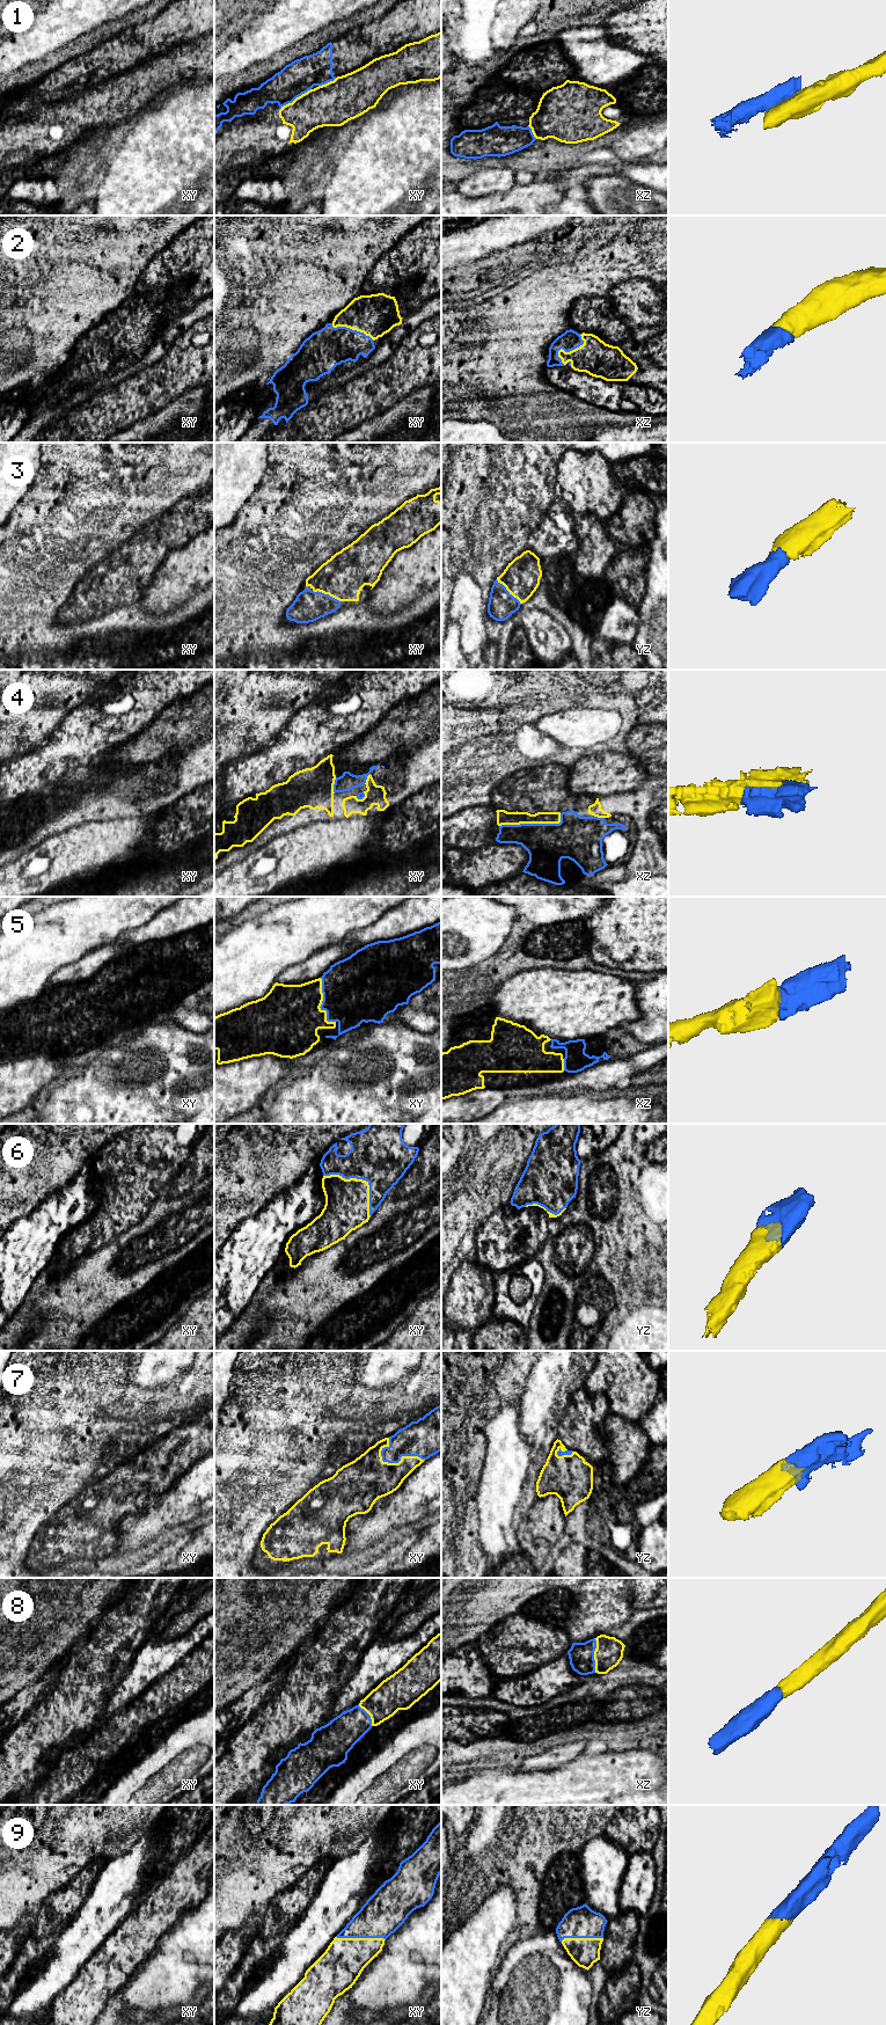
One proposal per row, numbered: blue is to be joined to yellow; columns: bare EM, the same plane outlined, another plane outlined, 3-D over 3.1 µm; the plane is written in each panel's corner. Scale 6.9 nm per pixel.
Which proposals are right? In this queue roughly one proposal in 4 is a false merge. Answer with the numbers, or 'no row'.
2, 3, 4, 5, 6, 7, 8, 9

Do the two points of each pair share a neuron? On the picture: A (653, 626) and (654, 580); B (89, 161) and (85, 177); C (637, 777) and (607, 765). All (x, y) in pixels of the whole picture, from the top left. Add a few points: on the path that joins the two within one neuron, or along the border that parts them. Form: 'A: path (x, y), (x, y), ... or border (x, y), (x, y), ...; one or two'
A: path (654, 614), (654, 592); one
B: path (89, 165), (87, 174); one
C: path (630, 776), (614, 772); one

